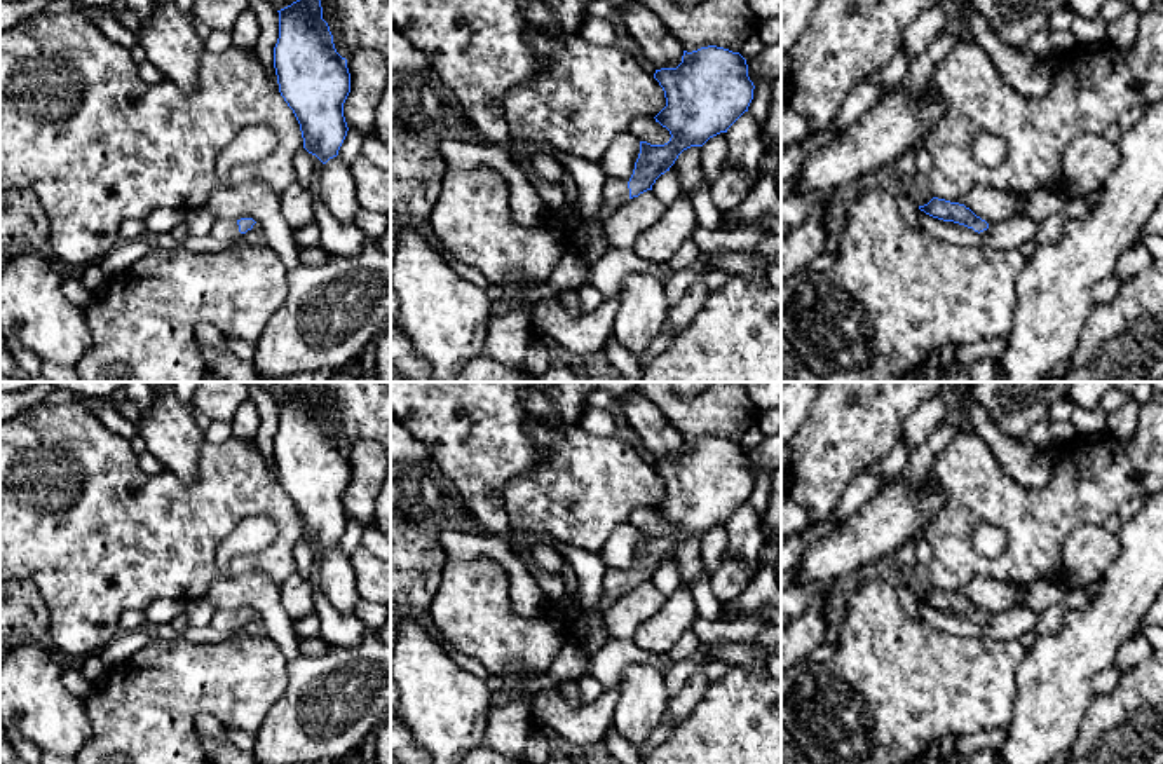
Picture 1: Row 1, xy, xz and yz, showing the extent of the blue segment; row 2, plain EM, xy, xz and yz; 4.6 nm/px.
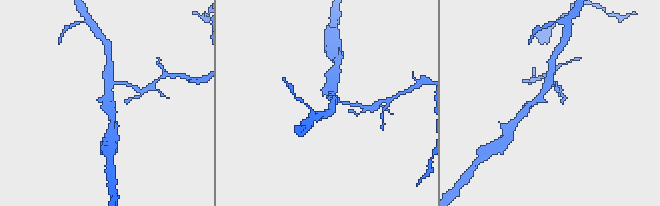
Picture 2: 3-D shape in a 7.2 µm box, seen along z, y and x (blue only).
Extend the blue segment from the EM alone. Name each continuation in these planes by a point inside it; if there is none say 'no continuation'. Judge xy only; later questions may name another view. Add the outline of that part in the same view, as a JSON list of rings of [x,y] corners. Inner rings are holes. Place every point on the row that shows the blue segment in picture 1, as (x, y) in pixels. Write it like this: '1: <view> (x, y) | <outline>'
1: xy (224, 229) | [[[216,220],[211,235],[220,241],[232,241],[241,235],[237,220]]]

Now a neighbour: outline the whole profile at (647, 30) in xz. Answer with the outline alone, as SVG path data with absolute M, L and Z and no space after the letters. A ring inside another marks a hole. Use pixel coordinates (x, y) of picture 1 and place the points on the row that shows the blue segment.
M628 2L621 14L626 31L640 45L656 70L677 68L682 63L682 44L650 9L640 2Z

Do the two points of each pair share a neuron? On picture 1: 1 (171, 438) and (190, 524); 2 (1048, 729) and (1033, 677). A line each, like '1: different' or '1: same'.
1: different
2: same

